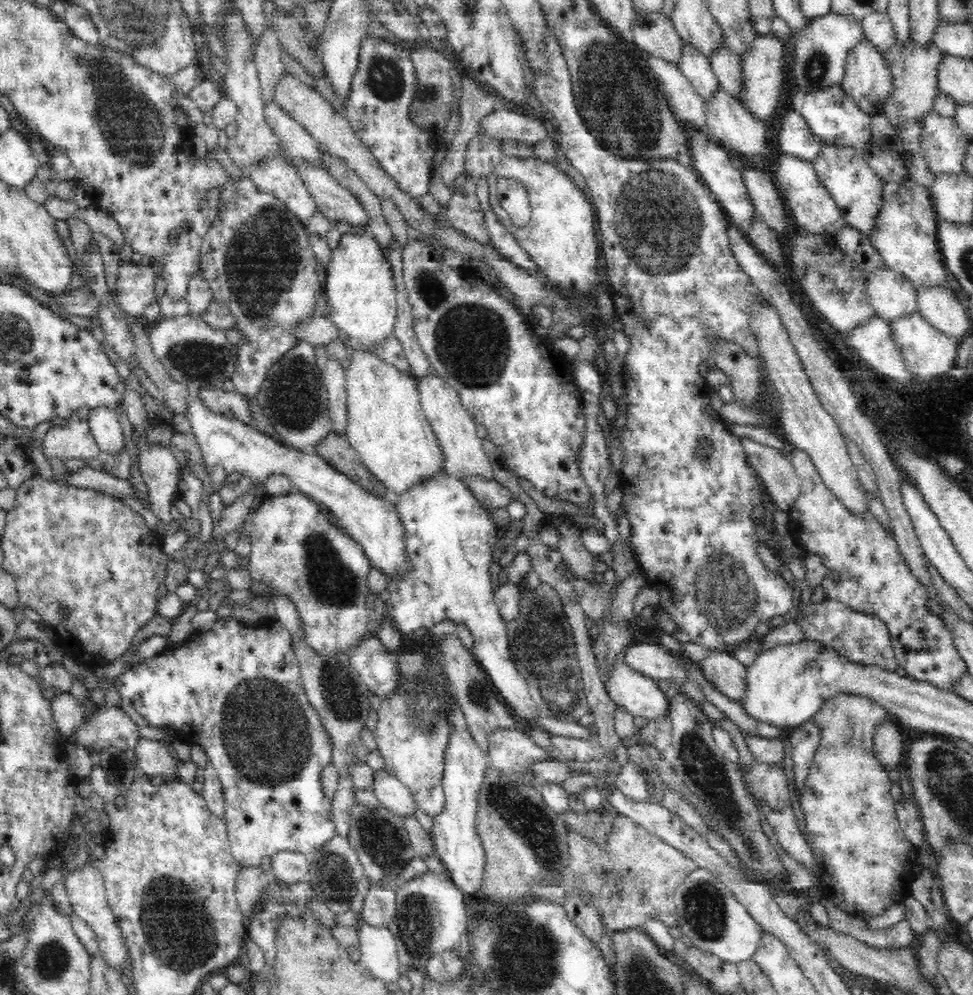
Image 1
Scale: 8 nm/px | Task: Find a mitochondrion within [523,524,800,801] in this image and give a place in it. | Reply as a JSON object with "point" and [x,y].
{"point":[725,592]}

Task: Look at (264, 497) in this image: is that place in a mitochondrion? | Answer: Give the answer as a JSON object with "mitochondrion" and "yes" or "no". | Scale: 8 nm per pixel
{"mitochondrion":"no"}

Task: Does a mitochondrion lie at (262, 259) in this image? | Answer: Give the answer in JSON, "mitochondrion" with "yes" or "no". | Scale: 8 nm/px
{"mitochondrion":"yes"}

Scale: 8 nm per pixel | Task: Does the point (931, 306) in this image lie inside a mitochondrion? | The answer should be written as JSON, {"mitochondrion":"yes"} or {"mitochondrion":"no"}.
{"mitochondrion":"no"}

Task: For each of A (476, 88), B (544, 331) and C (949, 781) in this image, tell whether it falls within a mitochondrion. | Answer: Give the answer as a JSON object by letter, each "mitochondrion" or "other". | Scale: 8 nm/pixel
{"A":"other","B":"other","C":"mitochondrion"}

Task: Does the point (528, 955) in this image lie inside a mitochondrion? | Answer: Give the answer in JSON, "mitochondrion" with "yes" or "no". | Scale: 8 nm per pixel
{"mitochondrion":"yes"}

